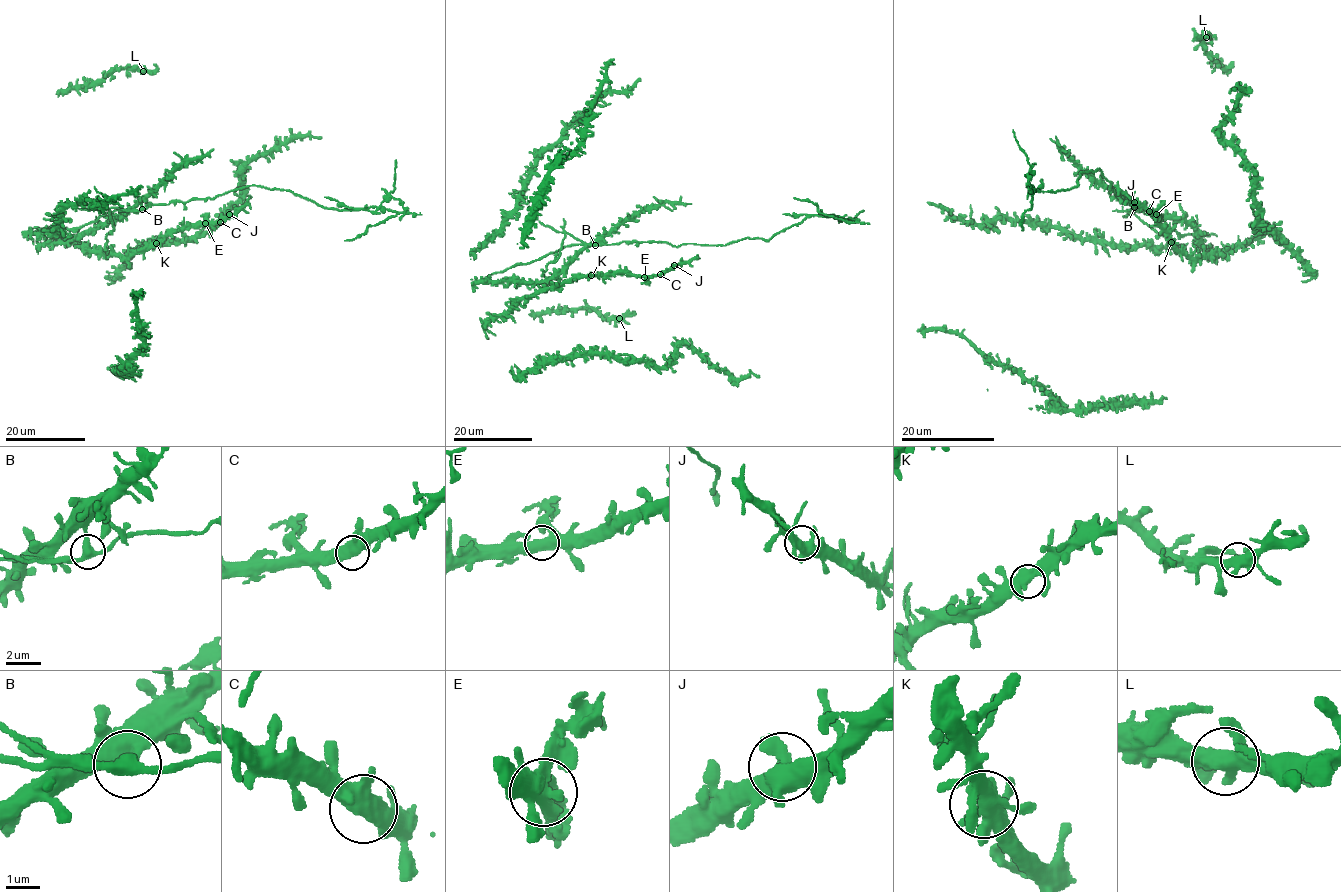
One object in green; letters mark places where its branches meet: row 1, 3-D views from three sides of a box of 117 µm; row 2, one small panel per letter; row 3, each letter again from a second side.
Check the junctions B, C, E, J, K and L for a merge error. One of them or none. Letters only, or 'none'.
B

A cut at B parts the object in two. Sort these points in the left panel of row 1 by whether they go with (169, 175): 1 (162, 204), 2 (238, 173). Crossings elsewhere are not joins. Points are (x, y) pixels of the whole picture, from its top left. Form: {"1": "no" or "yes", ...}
{"1": "no", "2": "yes"}

